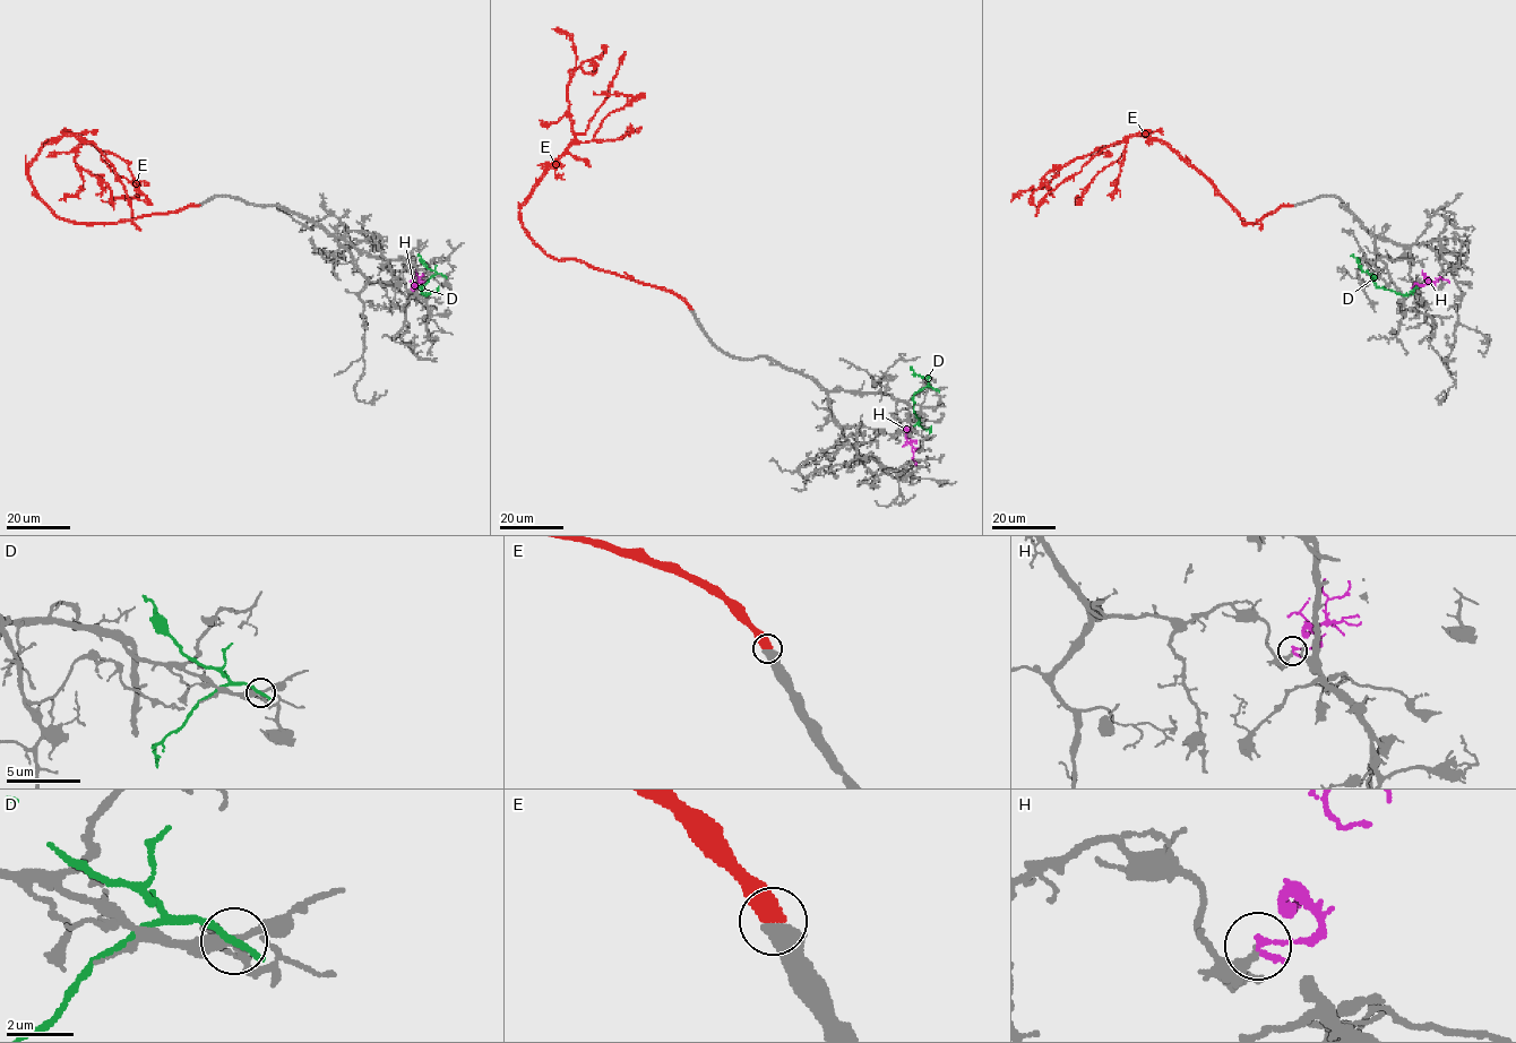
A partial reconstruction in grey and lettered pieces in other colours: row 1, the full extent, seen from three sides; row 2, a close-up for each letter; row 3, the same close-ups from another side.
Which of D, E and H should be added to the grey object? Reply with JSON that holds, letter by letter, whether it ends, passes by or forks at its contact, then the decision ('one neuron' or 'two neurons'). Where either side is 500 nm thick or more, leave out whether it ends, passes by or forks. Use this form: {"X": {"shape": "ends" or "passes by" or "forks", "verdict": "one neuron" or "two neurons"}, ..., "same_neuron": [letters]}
{"D": {"shape": "ends", "verdict": "two neurons"}, "E": {"verdict": "one neuron"}, "H": {"shape": "ends", "verdict": "two neurons"}, "same_neuron": ["E"]}

